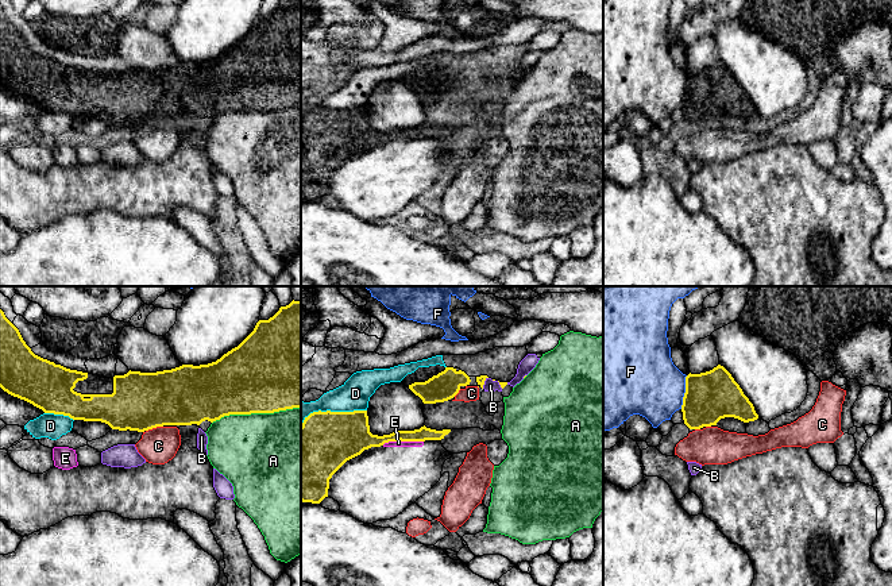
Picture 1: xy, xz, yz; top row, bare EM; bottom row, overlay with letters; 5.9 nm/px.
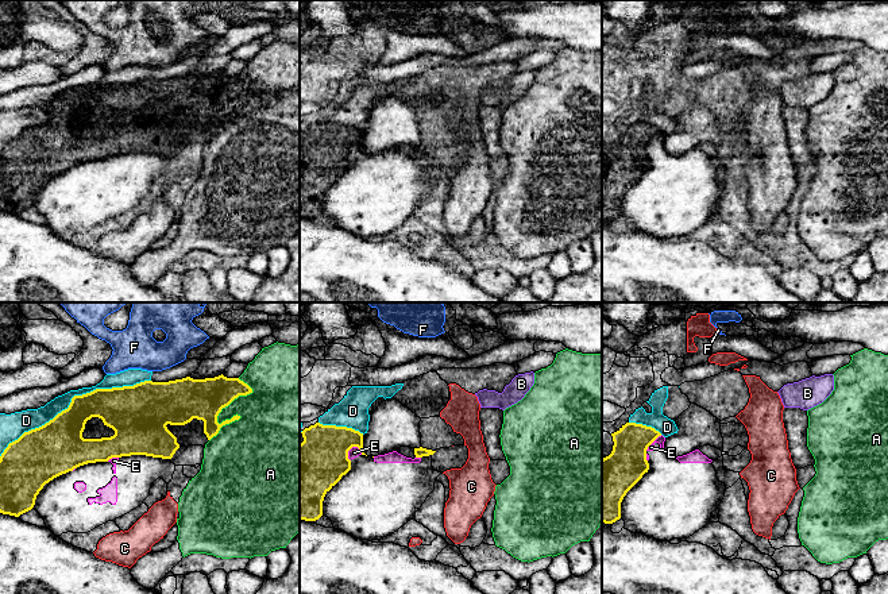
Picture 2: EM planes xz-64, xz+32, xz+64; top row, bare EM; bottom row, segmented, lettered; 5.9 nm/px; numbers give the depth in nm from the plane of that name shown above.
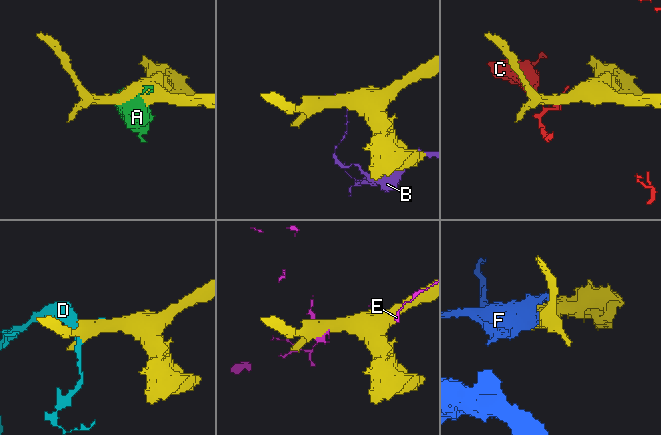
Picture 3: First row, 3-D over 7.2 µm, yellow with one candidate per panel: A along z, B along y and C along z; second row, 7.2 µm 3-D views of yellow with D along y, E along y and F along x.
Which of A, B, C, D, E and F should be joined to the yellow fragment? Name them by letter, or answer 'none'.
none

